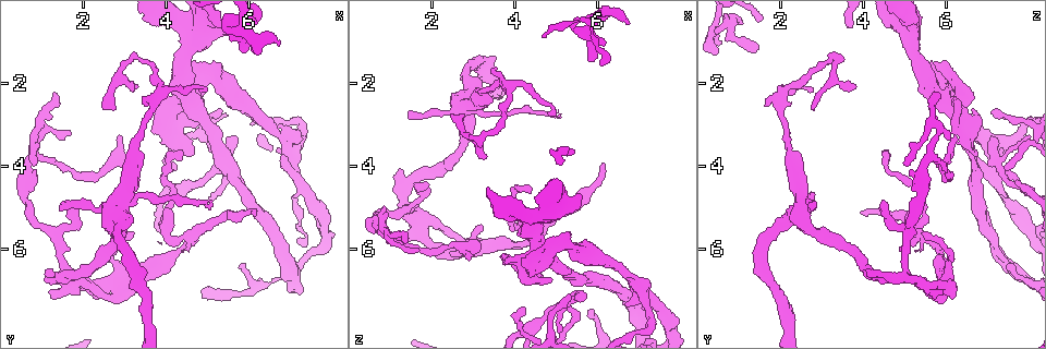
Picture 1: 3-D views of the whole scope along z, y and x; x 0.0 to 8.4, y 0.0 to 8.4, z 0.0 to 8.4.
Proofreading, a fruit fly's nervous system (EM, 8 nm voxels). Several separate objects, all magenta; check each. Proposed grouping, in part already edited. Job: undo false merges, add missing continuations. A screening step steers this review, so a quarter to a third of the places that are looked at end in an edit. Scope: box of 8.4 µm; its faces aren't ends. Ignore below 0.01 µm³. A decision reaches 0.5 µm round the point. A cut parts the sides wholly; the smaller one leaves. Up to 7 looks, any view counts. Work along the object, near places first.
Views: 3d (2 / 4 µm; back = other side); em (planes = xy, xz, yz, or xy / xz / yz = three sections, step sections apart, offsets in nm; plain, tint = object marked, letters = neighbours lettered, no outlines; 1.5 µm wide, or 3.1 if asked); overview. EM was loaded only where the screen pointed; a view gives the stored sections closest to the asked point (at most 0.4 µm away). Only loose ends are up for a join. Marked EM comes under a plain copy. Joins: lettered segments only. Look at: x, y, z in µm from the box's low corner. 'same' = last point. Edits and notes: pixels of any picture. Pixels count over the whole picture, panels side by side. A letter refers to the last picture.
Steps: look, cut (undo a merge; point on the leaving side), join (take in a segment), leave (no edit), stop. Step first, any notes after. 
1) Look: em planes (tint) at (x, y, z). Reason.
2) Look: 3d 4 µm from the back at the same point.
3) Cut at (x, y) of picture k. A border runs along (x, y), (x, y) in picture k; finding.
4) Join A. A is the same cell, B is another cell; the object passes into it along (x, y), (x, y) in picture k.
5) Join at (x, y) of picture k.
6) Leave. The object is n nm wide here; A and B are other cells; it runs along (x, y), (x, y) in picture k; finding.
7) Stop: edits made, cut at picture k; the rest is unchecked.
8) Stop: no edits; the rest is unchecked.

Look: em xy step 8 (tint) at (1.45, 5.00, 2.75). Thin end.

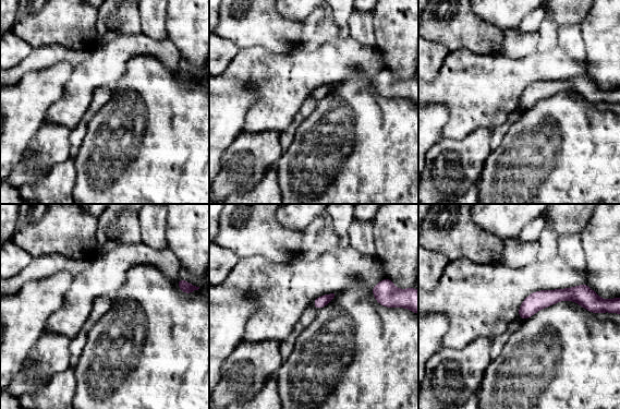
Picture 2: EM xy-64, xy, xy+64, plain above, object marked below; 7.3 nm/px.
Look: em planes (letters) at the same point.

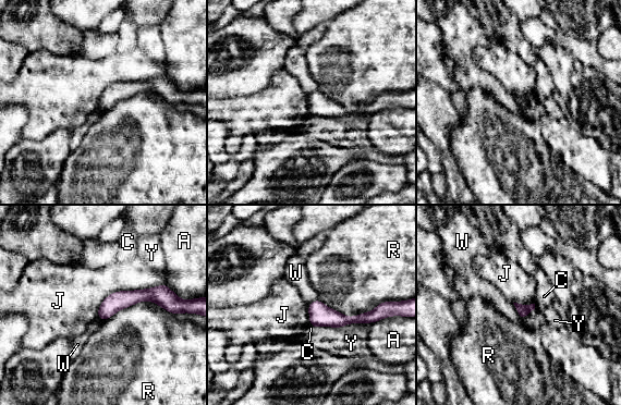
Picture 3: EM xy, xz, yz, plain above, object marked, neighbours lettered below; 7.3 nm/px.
Leave. A, C, J, R, W and Y are other cells; it runs along (168, 304), (137, 295), (100, 315) in picture 3; none of them fits.

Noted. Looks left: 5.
Look: 3d 2 µm at (1.05, 3.20, 5.85). Abrupt turn.

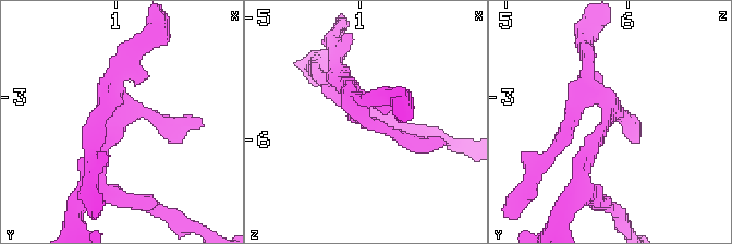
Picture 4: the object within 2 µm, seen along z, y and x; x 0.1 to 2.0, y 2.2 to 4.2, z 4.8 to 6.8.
Look: em planes (letters) at (1.04, 3.20, 5.82).

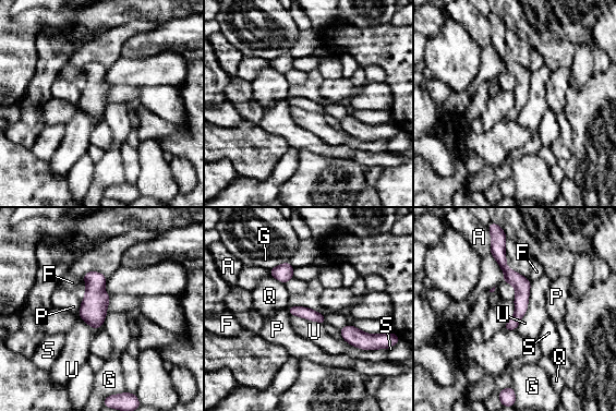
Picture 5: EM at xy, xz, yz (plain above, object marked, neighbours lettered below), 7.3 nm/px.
Leave. The longest contact is with U, 380 nm; A, F, G, P, Q, S and U are other cells; continuous, no second neuron.

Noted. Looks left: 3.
Look: 3d 4 µm from the back at (6.90, 3.30, 6.80). Arms run side by side.

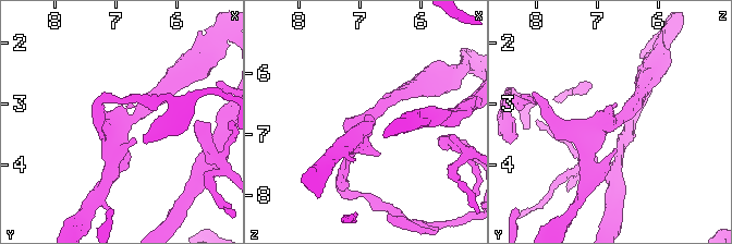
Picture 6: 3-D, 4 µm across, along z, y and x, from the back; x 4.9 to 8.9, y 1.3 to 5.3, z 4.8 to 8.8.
Look: em xy step 8 (tint) at (6.95, 3.30, 6.80). Now the EM.

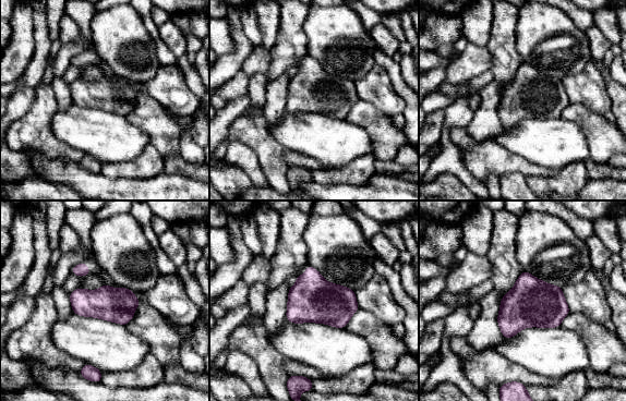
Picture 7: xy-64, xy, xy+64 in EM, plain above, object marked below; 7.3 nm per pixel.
Look: em planes (letters) at the same point.

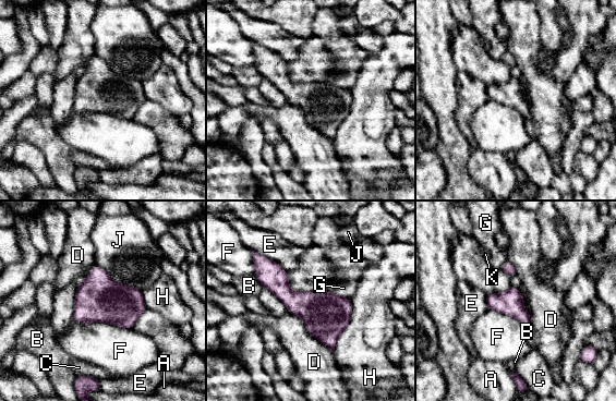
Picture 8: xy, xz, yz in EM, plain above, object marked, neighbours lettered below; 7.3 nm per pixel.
Leave. The longest contact is with D, 460 nm; A, B, C, D, E, F, G, H, J and K are other cells; one neuron here.

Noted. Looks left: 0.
Stop: no edits; the rest is unchecked.

